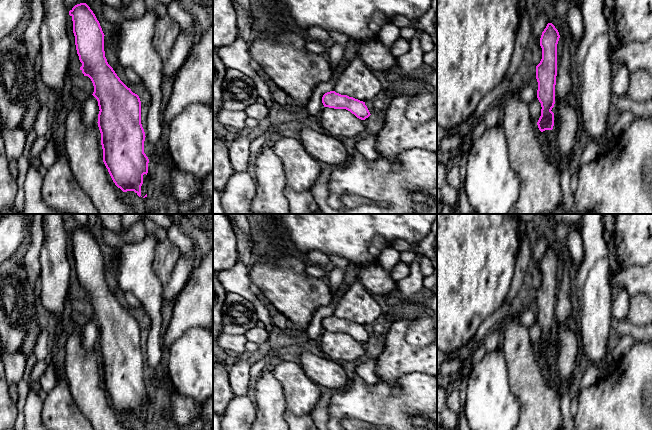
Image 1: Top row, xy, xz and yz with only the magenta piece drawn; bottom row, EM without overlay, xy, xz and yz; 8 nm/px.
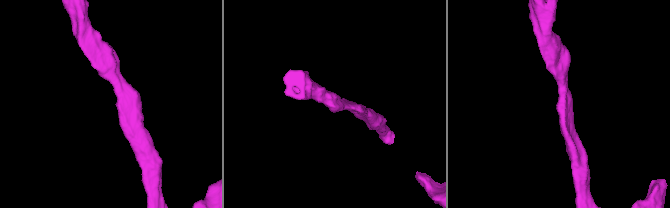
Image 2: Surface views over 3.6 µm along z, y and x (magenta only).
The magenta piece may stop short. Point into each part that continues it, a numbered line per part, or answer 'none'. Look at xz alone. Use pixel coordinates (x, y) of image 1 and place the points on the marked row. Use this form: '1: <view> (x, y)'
none

